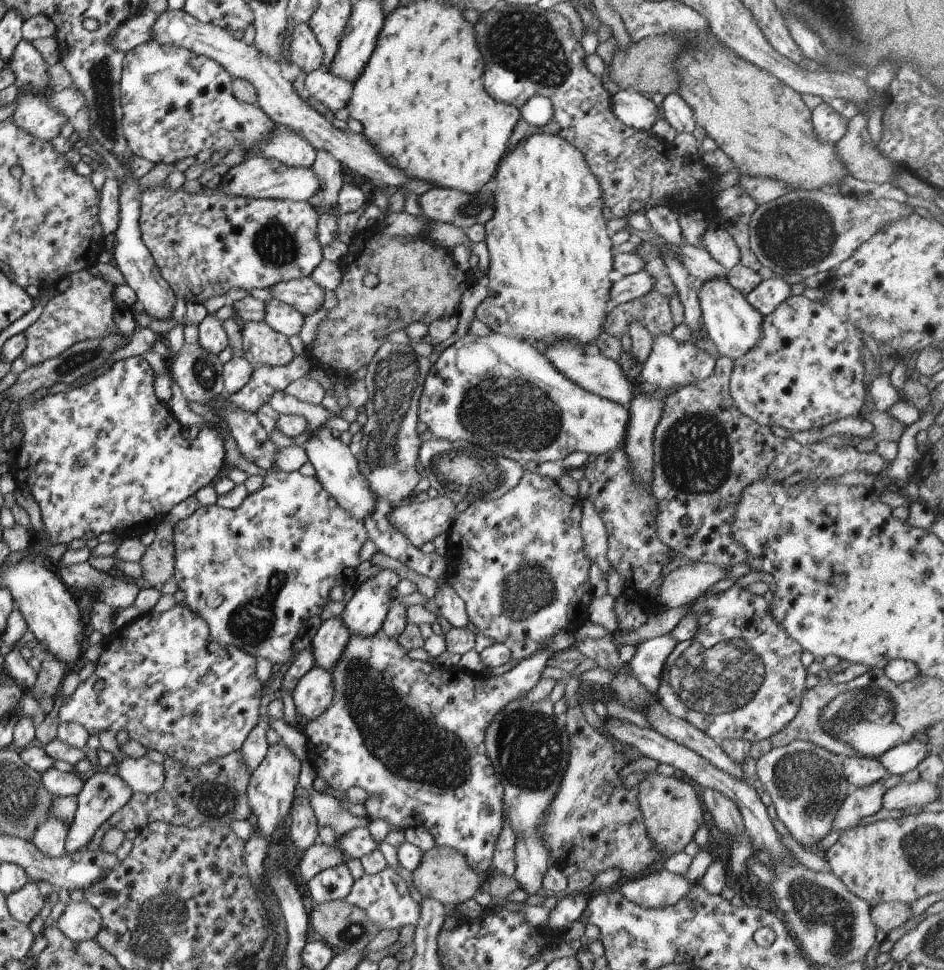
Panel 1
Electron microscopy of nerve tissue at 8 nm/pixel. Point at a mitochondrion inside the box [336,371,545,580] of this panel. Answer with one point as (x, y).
(470, 472)

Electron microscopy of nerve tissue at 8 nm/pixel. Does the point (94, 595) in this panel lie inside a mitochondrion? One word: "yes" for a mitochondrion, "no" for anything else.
no

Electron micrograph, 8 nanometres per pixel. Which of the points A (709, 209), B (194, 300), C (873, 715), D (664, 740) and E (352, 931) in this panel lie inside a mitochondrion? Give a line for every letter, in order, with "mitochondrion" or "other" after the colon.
A: other
B: other
C: mitochondrion
D: other
E: mitochondrion

